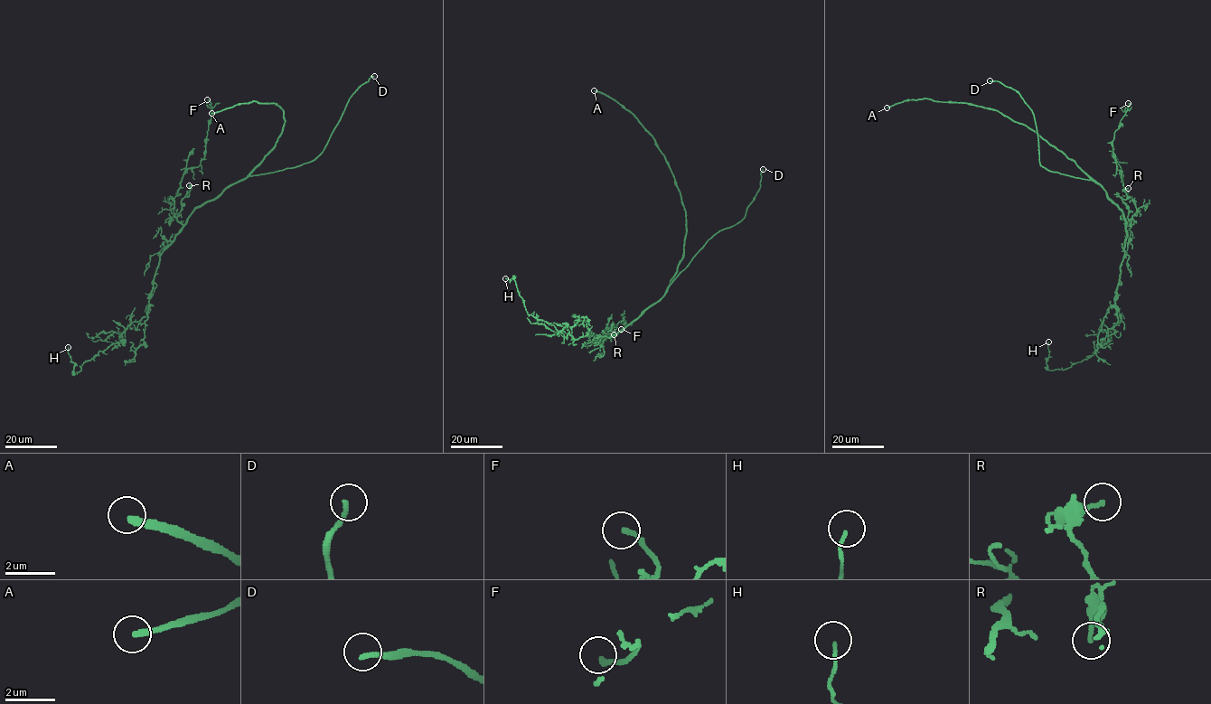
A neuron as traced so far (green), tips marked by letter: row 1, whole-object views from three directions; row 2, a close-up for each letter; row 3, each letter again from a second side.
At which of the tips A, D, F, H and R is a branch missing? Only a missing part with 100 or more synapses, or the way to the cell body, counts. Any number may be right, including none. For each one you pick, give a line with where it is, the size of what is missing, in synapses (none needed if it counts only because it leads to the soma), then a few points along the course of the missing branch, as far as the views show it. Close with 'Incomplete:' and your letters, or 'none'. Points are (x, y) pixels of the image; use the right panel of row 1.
A: Place: (887, 107). Roughly 200 synapses. Course of what is missing: (887, 107), (867, 152), (888, 217), (983, 308), (1019, 321), (1065, 312), (1074, 328), (1032, 350), (967, 319)
D: Place: (990, 80). Course of what is missing: (990, 80), (953, 90), (940, 107), (923, 139)
Incomplete: A, D

